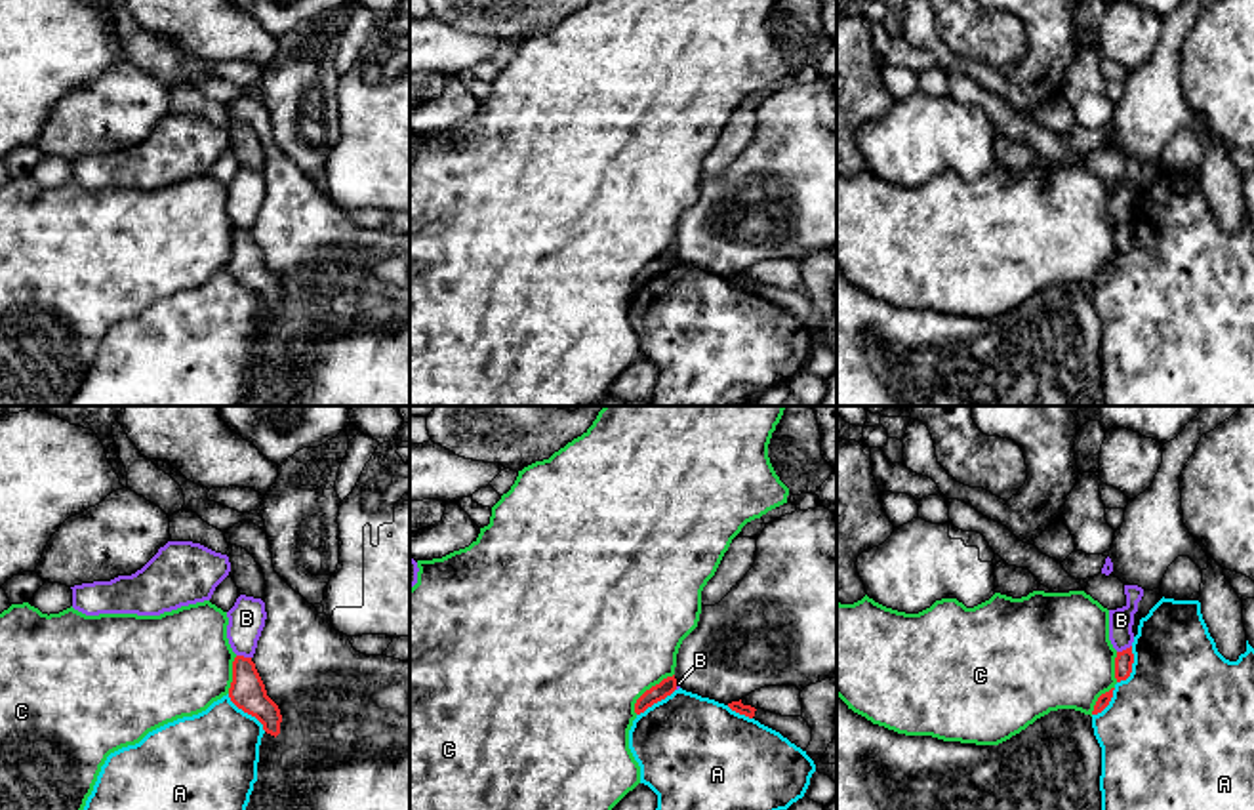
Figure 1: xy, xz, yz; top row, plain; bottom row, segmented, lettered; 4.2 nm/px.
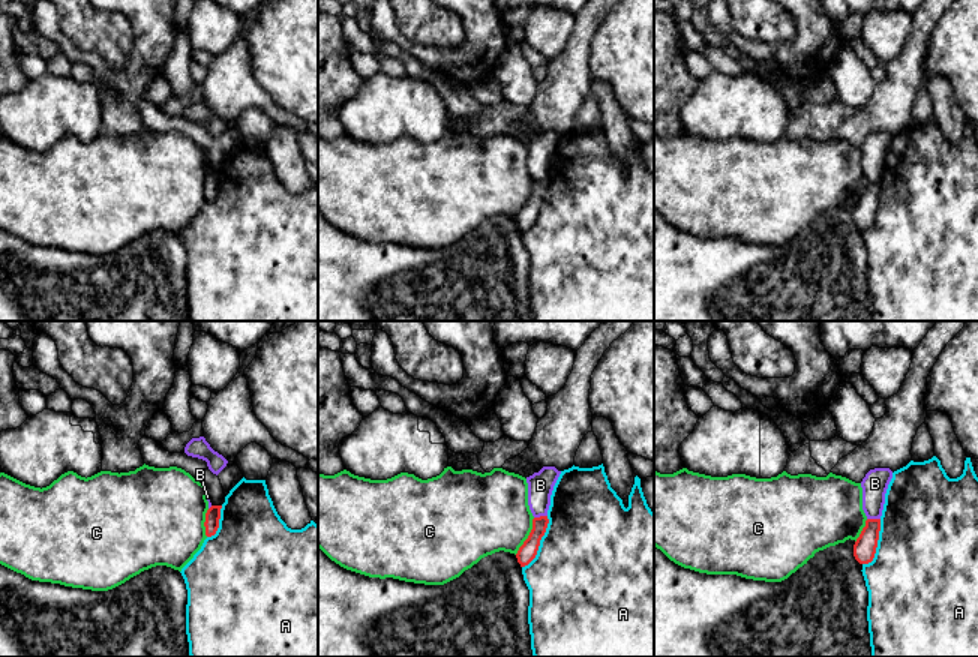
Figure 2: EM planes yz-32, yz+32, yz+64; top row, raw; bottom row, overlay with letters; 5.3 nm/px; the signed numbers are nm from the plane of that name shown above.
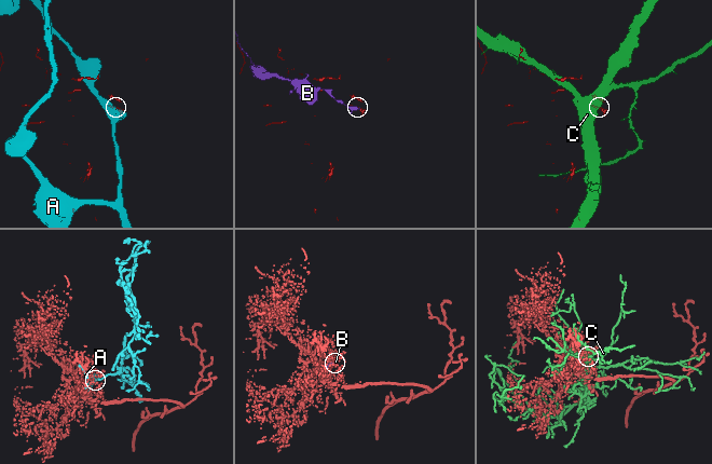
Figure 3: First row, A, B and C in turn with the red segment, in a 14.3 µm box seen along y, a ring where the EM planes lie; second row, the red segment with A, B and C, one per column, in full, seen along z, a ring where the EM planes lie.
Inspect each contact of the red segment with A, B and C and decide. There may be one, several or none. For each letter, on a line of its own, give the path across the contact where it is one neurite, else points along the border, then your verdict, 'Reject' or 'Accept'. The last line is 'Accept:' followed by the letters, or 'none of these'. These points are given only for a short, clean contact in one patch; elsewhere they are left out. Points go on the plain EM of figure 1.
A: Reject
B: Boundary: xy (237, 227), (250, 231). Reject
C: Reject
Accept: none of these

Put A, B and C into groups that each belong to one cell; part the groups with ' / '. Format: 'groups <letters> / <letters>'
groups A / B / C

